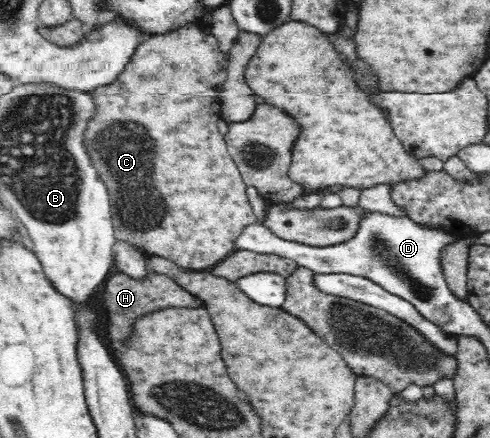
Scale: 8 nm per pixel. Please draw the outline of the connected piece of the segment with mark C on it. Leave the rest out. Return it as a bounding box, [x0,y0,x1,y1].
[84,21,257,271]

